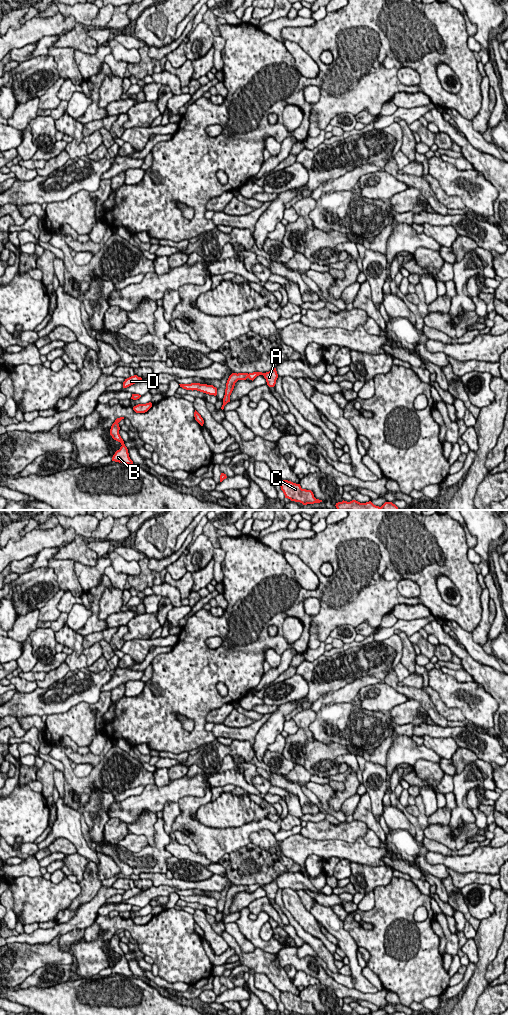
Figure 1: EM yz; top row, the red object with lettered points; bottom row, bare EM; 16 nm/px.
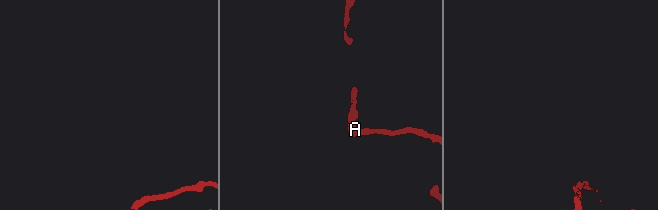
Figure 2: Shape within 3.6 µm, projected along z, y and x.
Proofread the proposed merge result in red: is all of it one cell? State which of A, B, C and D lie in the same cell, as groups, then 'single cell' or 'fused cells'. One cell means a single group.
A B C D; single cell

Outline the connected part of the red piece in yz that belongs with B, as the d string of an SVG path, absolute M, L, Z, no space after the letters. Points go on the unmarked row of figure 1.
M124 929L117 930L115 932L115 934L112 936L111 941L110 941L110 947L112 948L112 950L114 952L120 954L121 957L122 957L120 959L120 961L117 962L115 964L115 966L113 967L112 973L119 974L119 975L121 974L121 975L124 975L124 976L132 977L133 973L129 969L128 961L125 958L124 953L123 953L123 951L121 950L121 948L119 946L120 939L119 939L118 935L122 931L124 931Z

